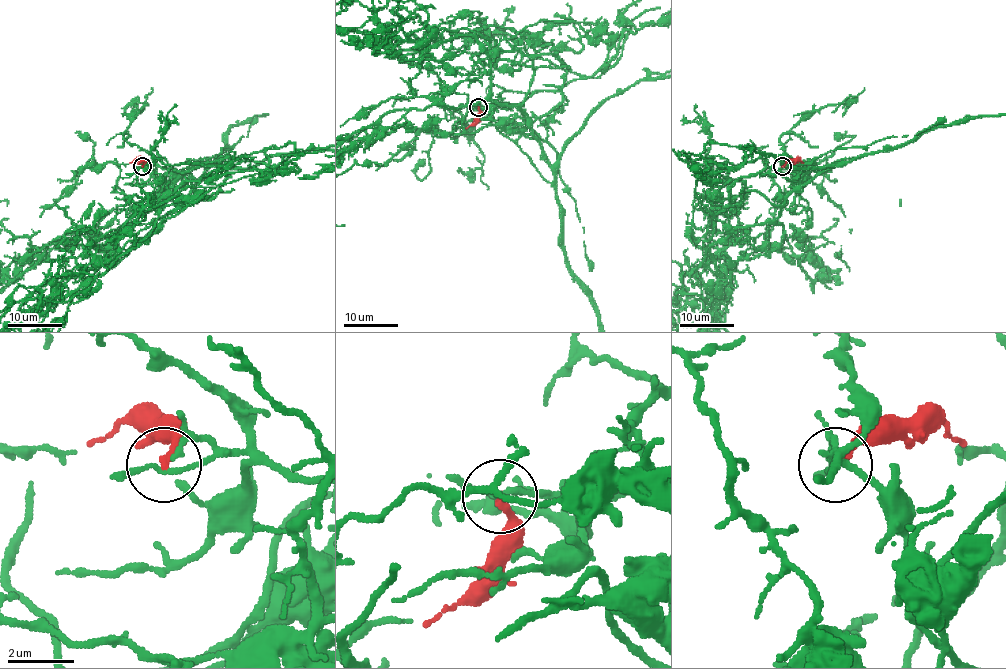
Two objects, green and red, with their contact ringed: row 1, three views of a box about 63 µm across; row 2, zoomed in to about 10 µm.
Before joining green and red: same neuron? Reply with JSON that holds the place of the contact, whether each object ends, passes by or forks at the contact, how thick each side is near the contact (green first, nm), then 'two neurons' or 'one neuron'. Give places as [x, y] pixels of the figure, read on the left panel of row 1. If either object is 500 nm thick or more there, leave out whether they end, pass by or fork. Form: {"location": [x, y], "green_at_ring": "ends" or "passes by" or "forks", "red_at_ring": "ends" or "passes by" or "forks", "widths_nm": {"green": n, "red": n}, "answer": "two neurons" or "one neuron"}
{"location": [142, 166], "green_at_ring": "passes by", "red_at_ring": "ends", "widths_nm": {"green": 120, "red": 220}, "answer": "two neurons"}

